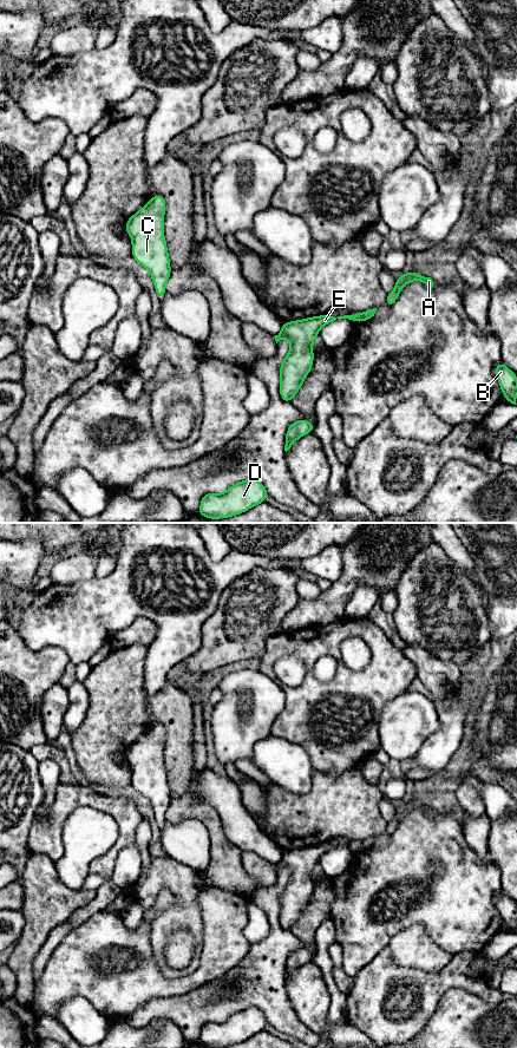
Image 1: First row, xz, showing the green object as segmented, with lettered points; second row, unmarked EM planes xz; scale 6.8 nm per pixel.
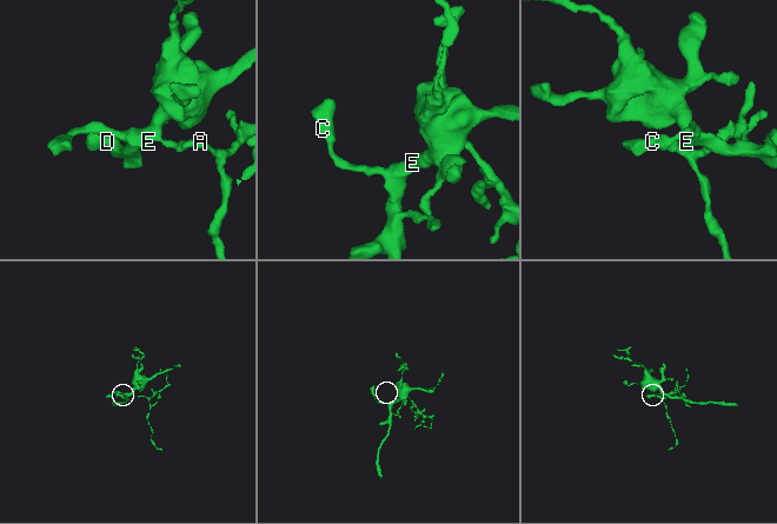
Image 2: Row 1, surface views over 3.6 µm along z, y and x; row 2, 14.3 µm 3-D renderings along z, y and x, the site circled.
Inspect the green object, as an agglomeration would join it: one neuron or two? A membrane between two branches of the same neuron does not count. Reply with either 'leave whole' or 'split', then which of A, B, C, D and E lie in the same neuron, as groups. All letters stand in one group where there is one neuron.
split | A B / C D E

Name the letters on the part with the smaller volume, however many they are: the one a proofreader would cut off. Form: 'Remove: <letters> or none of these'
Remove: A, B

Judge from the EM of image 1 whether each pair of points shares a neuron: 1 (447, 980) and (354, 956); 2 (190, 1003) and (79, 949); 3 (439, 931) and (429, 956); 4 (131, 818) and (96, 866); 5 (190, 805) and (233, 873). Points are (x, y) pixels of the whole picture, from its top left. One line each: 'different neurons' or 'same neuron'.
1: different neurons
2: different neurons
3: different neurons
4: same neuron
5: same neuron

